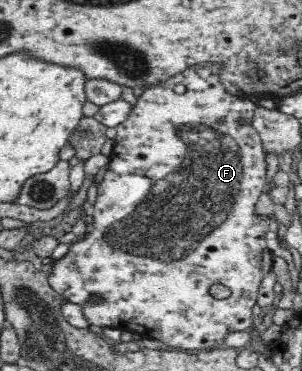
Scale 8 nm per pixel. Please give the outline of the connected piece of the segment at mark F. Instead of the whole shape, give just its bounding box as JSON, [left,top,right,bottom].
[48,63,275,350]

